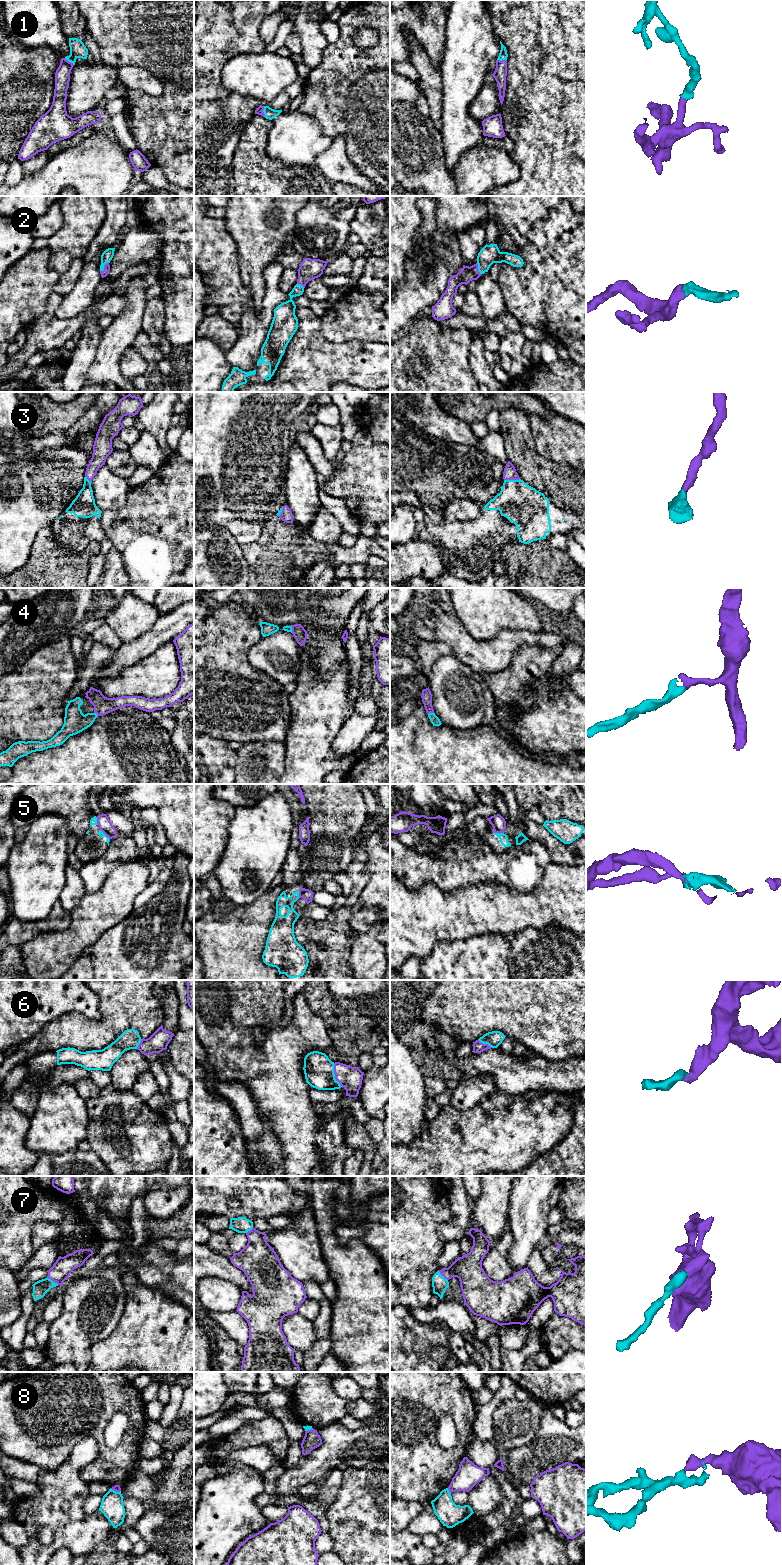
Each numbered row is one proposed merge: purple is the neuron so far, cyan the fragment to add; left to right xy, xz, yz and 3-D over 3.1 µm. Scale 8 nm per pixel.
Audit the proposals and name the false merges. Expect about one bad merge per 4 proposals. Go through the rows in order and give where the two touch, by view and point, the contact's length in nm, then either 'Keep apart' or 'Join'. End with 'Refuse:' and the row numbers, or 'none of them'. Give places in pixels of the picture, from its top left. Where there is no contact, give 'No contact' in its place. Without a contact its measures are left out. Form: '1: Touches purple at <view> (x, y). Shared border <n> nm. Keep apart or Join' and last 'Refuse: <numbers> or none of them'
1: Touches purple at xz (262, 111). Shared border 90 nm. Join
2: Touches purple at xy (104, 267). Shared border 100 nm. Join
3: Touches purple at yz (511, 479). Shared border 130 nm. Join
4: Touches purple at yz (430, 712). Shared border 50 nm. Join
5: Touches purple at yz (499, 832). Shared border 80 nm. Keep apart
6: Touches purple at xz (335, 1075). Shared border 200 nm. Join
7: Touches purple at xy (53, 1281). Shared border 120 nm. Join
8: Touches purple at yz (449, 1491). Shared border 50 nm. Keep apart
Refuse: 5, 8

